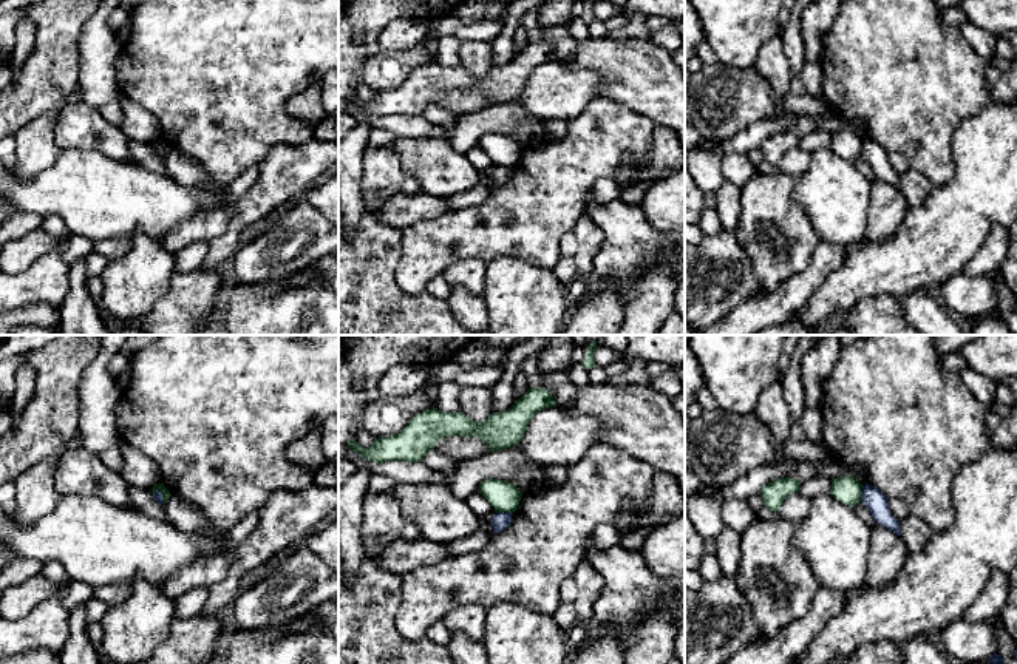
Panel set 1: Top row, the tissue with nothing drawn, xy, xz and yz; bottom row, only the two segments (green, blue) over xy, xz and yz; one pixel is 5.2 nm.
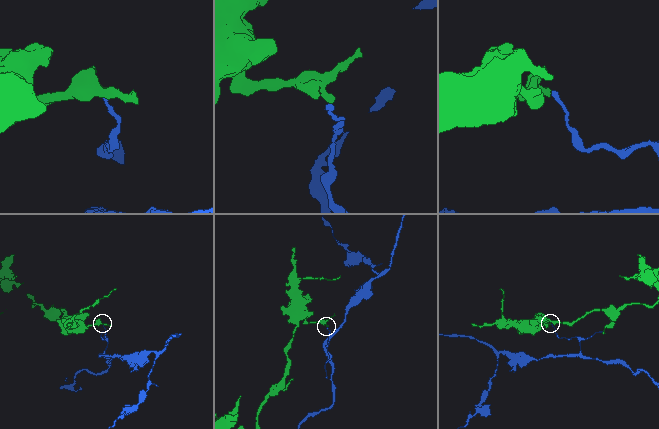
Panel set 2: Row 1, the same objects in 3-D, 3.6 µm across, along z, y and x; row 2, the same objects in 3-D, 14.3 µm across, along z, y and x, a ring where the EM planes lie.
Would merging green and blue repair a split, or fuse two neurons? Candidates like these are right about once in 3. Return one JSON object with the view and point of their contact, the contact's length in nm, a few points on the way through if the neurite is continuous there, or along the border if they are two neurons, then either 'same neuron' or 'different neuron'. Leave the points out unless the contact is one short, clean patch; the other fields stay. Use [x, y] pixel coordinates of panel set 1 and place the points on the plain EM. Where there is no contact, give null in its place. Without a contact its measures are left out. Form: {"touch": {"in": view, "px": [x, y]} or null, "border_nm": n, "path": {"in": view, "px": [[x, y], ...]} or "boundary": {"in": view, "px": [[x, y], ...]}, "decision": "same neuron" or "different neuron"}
{"touch": {"in": "yz", "px": [860, 147]}, "border_nm": 90, "boundary": {"in": "yz", "px": [[864, 139], [860, 155]]}, "decision": "different neuron"}

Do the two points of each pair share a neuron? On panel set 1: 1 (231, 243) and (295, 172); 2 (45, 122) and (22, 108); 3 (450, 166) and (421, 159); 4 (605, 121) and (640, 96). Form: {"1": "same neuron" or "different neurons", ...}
{"1": "same neuron", "2": "different neurons", "3": "same neuron", "4": "different neurons"}

